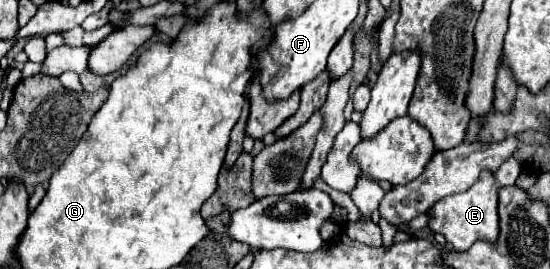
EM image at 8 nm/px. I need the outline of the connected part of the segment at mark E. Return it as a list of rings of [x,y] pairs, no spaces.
[[[483,172],[469,190],[451,194],[451,196],[439,200],[437,204],[433,204],[433,208],[429,210],[429,214],[431,214],[429,228],[433,232],[443,234],[455,252],[467,252],[471,248],[471,244],[475,244],[477,240],[487,240],[487,242],[495,244],[495,240],[499,238],[497,192],[499,192],[499,186],[495,184],[493,174]]]

